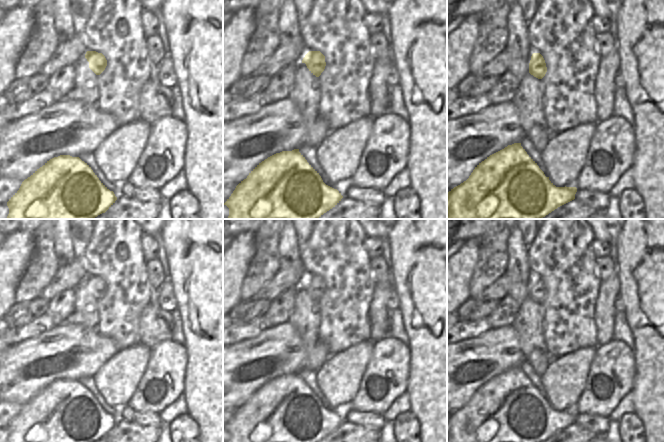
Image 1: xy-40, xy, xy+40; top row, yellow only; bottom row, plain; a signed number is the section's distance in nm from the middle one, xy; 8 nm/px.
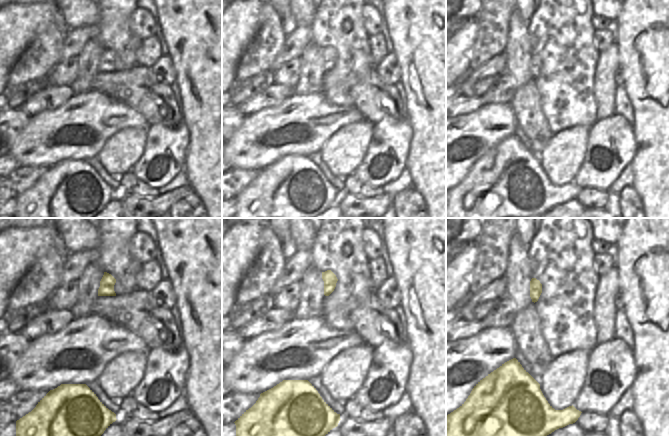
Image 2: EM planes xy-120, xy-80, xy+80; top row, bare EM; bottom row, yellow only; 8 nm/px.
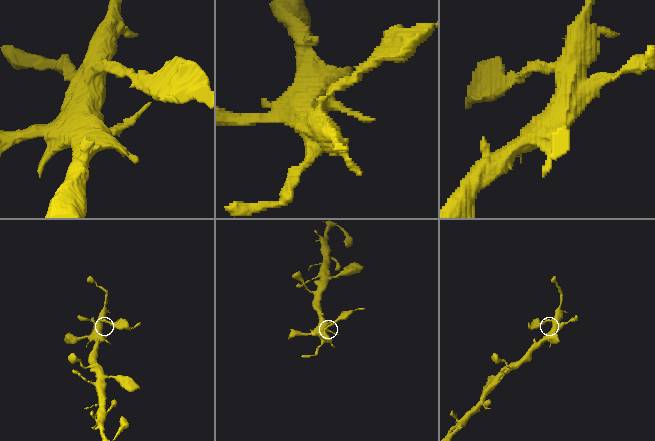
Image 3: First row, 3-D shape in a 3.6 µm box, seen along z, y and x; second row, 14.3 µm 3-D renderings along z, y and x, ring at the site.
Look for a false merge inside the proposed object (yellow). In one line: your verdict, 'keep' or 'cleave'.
cleave

